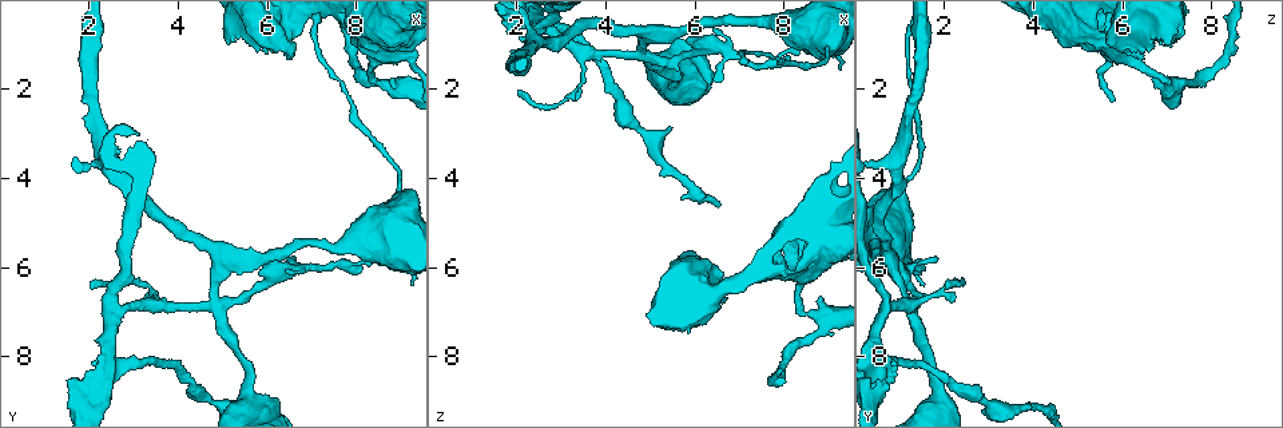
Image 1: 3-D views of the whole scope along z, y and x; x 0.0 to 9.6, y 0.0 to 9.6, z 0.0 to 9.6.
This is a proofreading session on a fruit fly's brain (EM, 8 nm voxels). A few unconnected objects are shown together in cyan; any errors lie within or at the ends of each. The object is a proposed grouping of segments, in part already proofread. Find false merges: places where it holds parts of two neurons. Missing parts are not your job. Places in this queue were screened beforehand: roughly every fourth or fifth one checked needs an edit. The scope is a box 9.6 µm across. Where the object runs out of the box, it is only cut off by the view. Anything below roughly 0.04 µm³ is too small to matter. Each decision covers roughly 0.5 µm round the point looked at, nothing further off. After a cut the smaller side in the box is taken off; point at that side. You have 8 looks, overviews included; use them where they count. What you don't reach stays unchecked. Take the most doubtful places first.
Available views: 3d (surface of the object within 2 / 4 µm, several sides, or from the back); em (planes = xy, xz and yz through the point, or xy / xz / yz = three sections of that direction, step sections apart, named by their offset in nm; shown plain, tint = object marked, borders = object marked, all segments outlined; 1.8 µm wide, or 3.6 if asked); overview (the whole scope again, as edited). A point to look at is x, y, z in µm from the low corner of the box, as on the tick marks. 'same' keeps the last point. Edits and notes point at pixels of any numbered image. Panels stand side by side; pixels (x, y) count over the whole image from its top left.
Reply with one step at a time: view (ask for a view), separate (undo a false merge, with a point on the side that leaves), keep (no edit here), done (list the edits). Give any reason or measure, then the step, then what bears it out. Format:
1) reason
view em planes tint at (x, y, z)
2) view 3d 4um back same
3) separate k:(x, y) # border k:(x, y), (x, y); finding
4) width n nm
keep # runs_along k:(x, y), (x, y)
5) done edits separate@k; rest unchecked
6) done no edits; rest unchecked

sharp bend
view 3d 2um at (2.75, 7.00, 0.60)

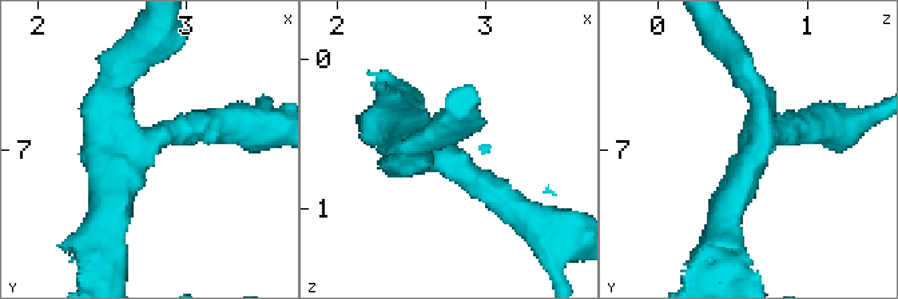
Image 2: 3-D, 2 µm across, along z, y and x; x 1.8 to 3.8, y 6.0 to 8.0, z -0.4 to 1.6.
arms 3; arm_widths 220, 260, 280 nm
view em xy step 16 tint at (2.70, 6.98, 0.64)

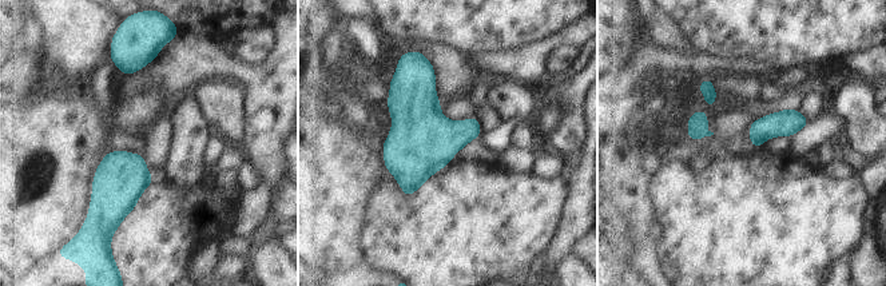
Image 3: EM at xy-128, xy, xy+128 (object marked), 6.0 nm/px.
cut it another way
view em xz step 16 tint same

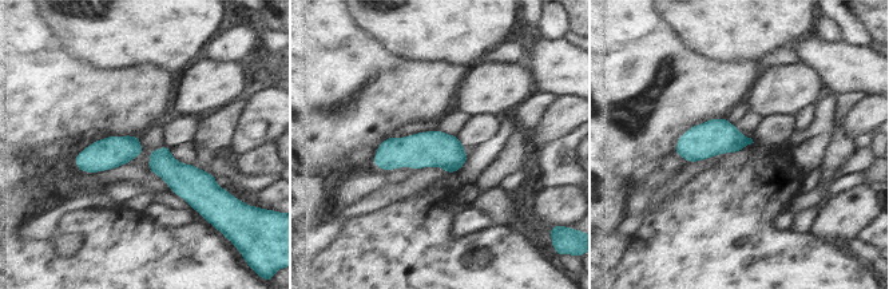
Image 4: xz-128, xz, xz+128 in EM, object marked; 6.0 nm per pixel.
keep # all the same neuron

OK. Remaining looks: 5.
sharp bend
view em yz step 16 tint at (4.80, 6.75, 1.25)

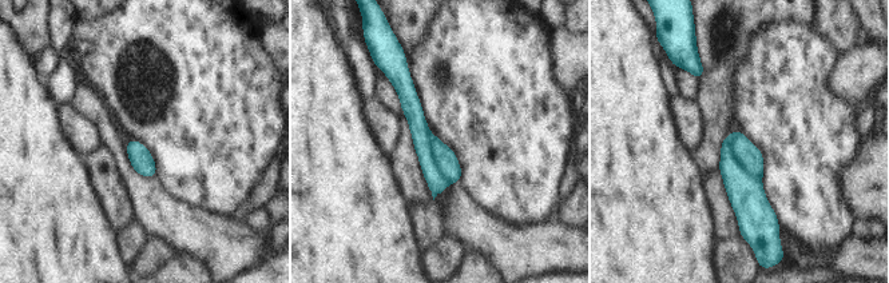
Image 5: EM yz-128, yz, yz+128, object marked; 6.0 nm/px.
another direction
view em planes borders same

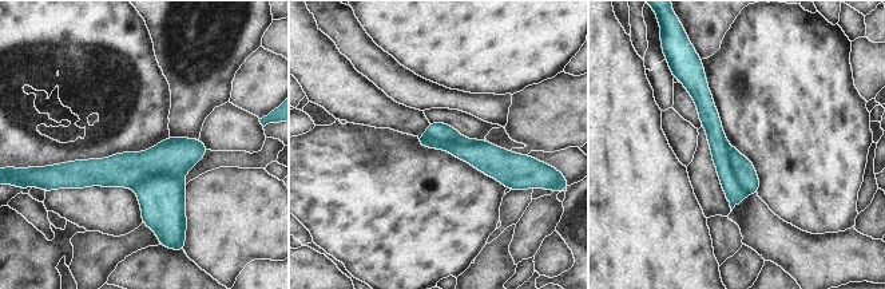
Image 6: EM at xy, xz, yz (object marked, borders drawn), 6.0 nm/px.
separate 6:(175, 157) # a second neuron is stuck on

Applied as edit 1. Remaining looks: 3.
done edits separate@6; rest unchecked

